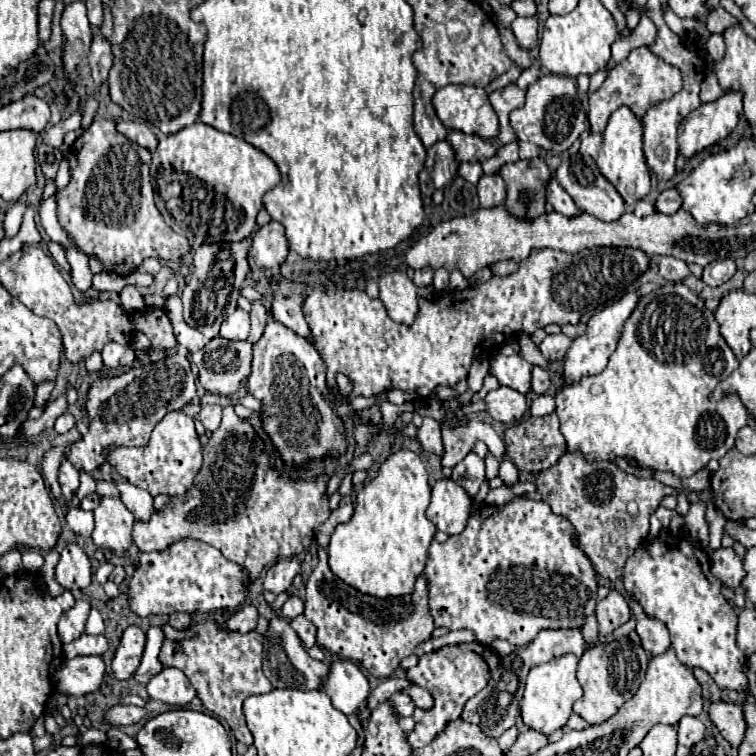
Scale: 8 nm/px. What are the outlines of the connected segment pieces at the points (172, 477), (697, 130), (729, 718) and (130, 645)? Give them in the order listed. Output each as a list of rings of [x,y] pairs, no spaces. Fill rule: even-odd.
[[[172,411],[168,413],[152,431],[152,437],[150,437],[150,443],[148,447],[116,447],[116,451],[112,451],[112,455],[108,455],[108,463],[112,467],[118,469],[118,473],[132,485],[140,487],[140,489],[146,489],[152,497],[160,495],[160,493],[166,493],[166,495],[182,495],[190,485],[192,485],[192,479],[196,477],[196,473],[200,471],[202,467],[202,447],[200,447],[200,439],[198,439],[198,433],[194,429],[194,419],[188,417],[186,413],[182,411]]]
[[[724,91],[724,95],[712,103],[700,105],[686,115],[678,127],[680,153],[690,159],[694,153],[728,137],[736,127],[742,113],[742,91]]]
[[[712,701],[708,715],[712,723],[718,727],[722,737],[730,741],[730,745],[736,749],[744,739],[744,713],[742,707],[736,703],[726,701]]]
[[[132,625],[124,631],[116,657],[112,661],[112,671],[118,679],[128,679],[134,675],[134,671],[140,665],[144,643],[146,643],[146,635],[140,627]]]

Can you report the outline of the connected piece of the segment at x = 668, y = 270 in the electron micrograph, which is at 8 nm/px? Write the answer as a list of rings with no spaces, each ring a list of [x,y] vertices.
[[[664,255],[664,257],[660,257],[658,267],[660,267],[660,275],[662,275],[664,279],[668,279],[668,281],[682,281],[684,277],[690,275],[688,265],[686,265],[684,261],[672,257],[672,255]]]

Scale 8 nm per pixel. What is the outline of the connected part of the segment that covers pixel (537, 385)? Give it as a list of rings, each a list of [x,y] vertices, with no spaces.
[[[534,367],[532,369],[532,393],[542,395],[542,393],[546,393],[548,387],[550,387],[548,373],[544,369],[540,369],[540,367]]]

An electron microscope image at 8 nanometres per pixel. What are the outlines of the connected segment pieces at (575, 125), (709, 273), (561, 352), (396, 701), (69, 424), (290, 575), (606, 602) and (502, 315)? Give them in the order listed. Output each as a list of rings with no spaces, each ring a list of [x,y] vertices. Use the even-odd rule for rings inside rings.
[[[544,75],[526,91],[526,103],[522,109],[512,111],[510,125],[520,141],[530,141],[544,151],[564,153],[586,131],[586,113],[576,91],[576,83],[564,75]]]
[[[722,259],[722,261],[712,261],[710,265],[704,267],[704,275],[702,279],[710,285],[710,287],[718,287],[722,283],[726,283],[736,271],[736,263],[732,259]]]
[[[558,333],[558,335],[546,335],[546,339],[540,343],[538,349],[548,361],[560,361],[560,359],[564,359],[570,345],[572,345],[572,339]]]
[[[396,691],[396,693],[390,697],[390,703],[392,703],[392,707],[396,709],[396,713],[402,715],[402,717],[412,717],[414,711],[416,711],[416,705],[414,705],[412,697],[406,695],[404,691]]]
[[[64,413],[64,415],[60,415],[58,419],[56,419],[56,423],[54,423],[54,429],[56,429],[56,433],[66,433],[66,431],[70,431],[74,427],[74,417],[70,415],[70,413]]]
[[[280,559],[266,573],[266,589],[276,593],[276,595],[286,591],[292,585],[298,571],[300,571],[300,561],[298,559]]]
[[[610,589],[608,595],[602,601],[598,601],[596,617],[598,617],[600,633],[608,635],[608,633],[612,633],[612,629],[616,629],[618,625],[622,625],[630,619],[630,607],[616,589]]]
[[[590,247],[590,249],[582,249],[578,253],[564,253],[564,251],[554,251],[554,249],[532,249],[530,251],[530,257],[520,261],[518,263],[518,271],[506,275],[506,277],[498,277],[498,275],[492,275],[486,283],[480,283],[480,285],[470,285],[468,289],[464,291],[444,291],[440,295],[436,295],[432,301],[430,299],[418,299],[418,313],[416,313],[416,319],[412,325],[404,325],[404,323],[396,323],[388,317],[384,305],[380,299],[372,299],[366,295],[364,289],[358,289],[358,287],[352,287],[352,289],[346,289],[342,285],[318,285],[312,289],[312,293],[306,297],[304,301],[304,317],[306,317],[306,323],[312,331],[312,339],[314,339],[314,347],[316,351],[320,353],[322,361],[326,363],[326,387],[332,395],[334,401],[346,401],[346,399],[354,399],[354,397],[374,397],[376,393],[380,391],[388,391],[388,389],[400,389],[400,391],[414,391],[416,393],[416,401],[426,401],[430,397],[430,393],[440,387],[440,385],[448,385],[448,387],[454,387],[458,381],[466,381],[468,379],[468,369],[470,365],[478,359],[478,357],[490,357],[494,353],[500,351],[500,347],[508,341],[508,339],[516,339],[520,337],[522,333],[526,335],[532,335],[536,329],[544,329],[548,323],[556,323],[556,325],[566,325],[566,323],[572,323],[572,325],[578,325],[580,317],[588,311],[596,311],[598,307],[604,307],[612,301],[616,301],[624,289],[640,275],[648,269],[648,255],[640,249],[622,249],[622,247]],[[342,373],[350,379],[352,383],[352,391],[348,395],[342,395],[336,391],[336,375]]]

